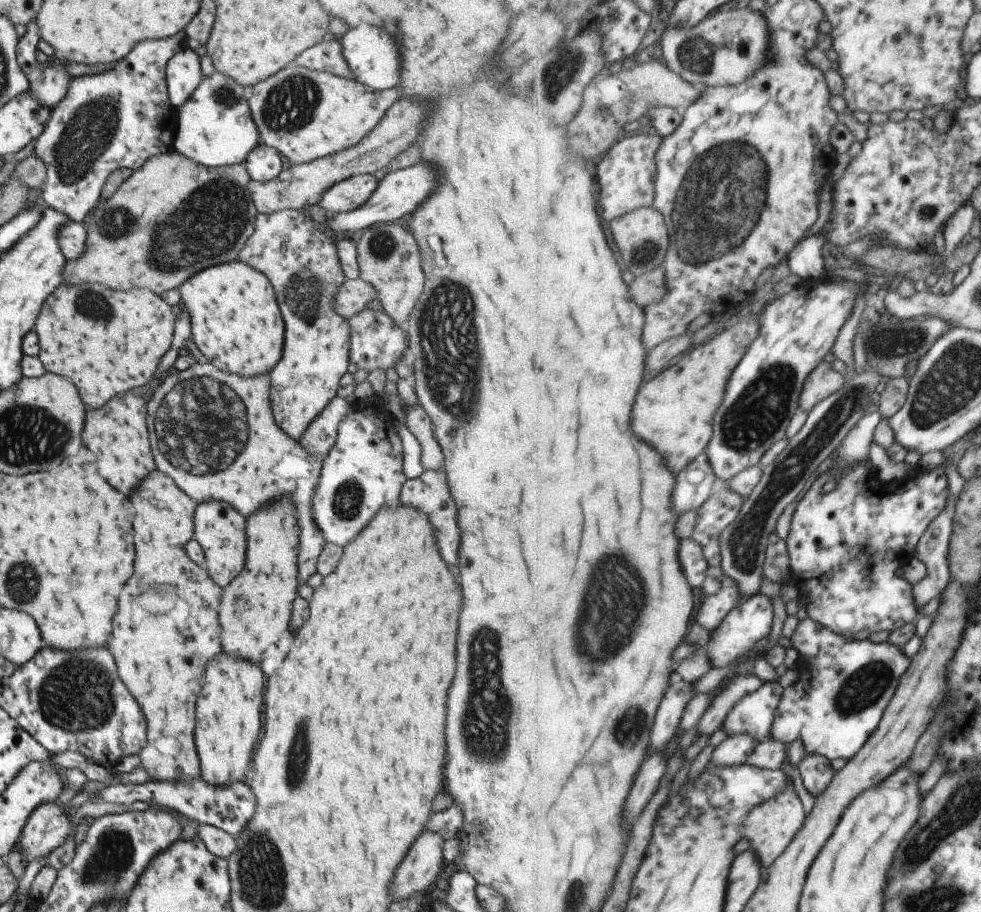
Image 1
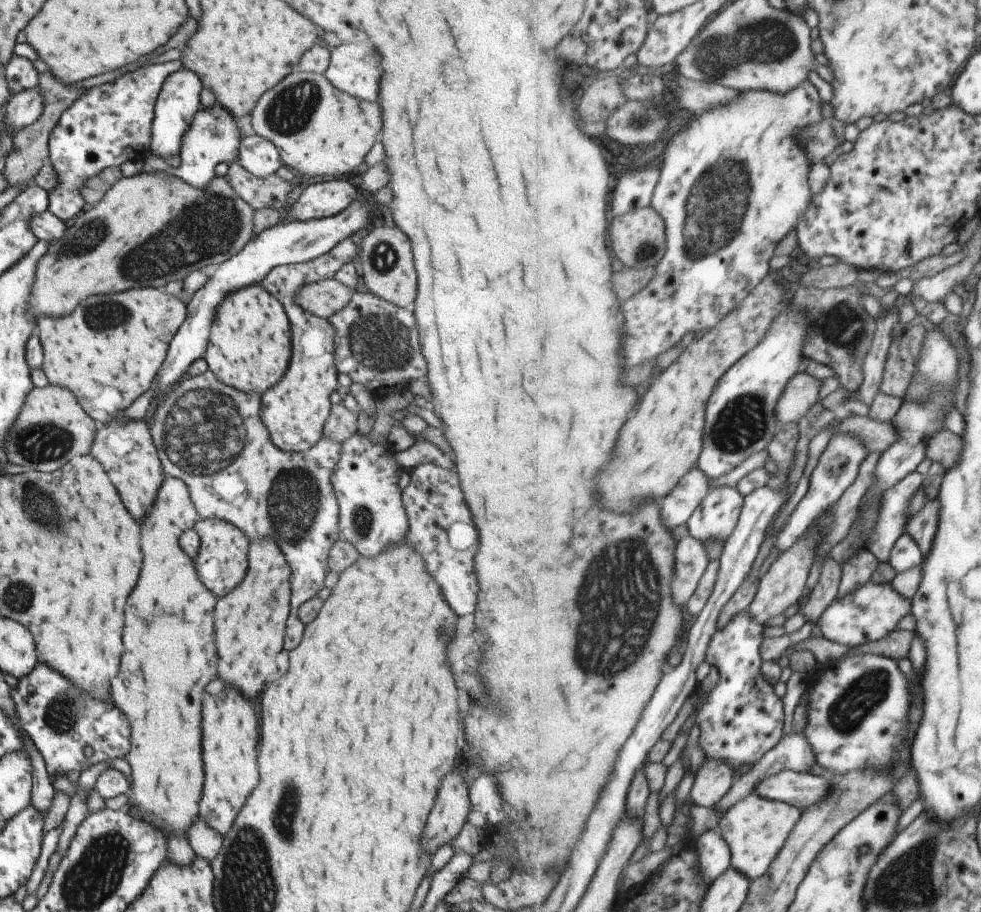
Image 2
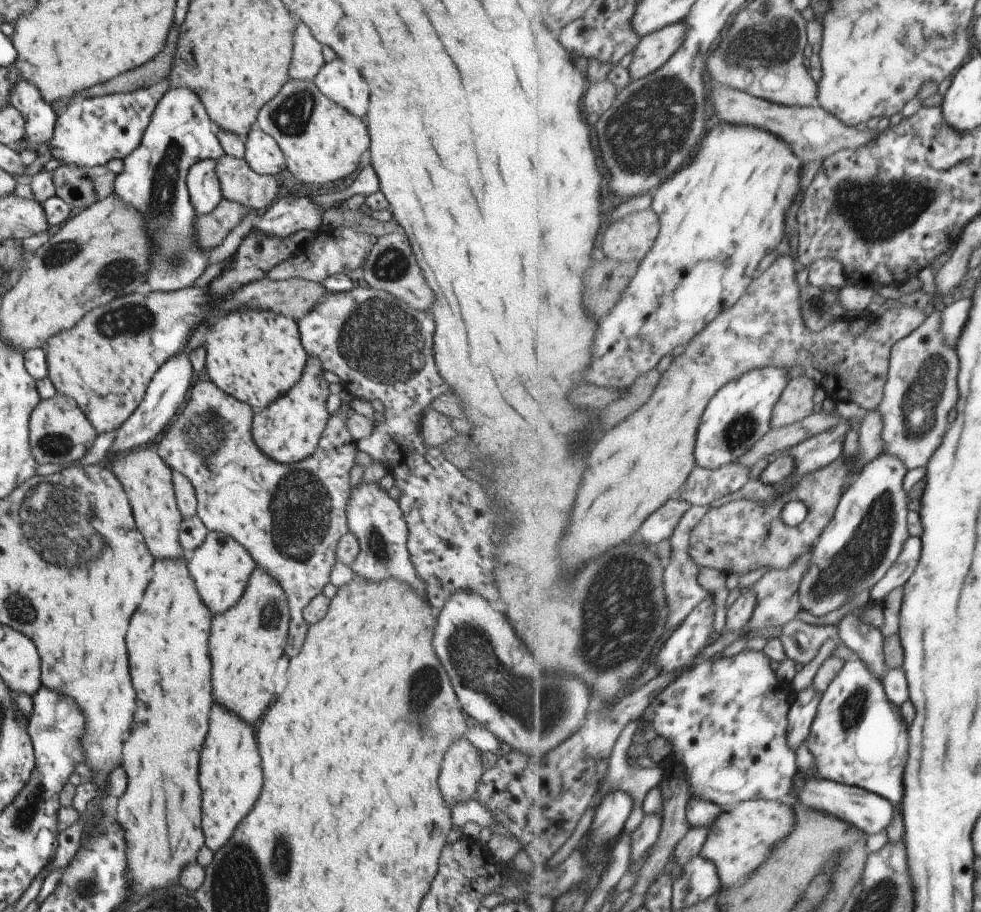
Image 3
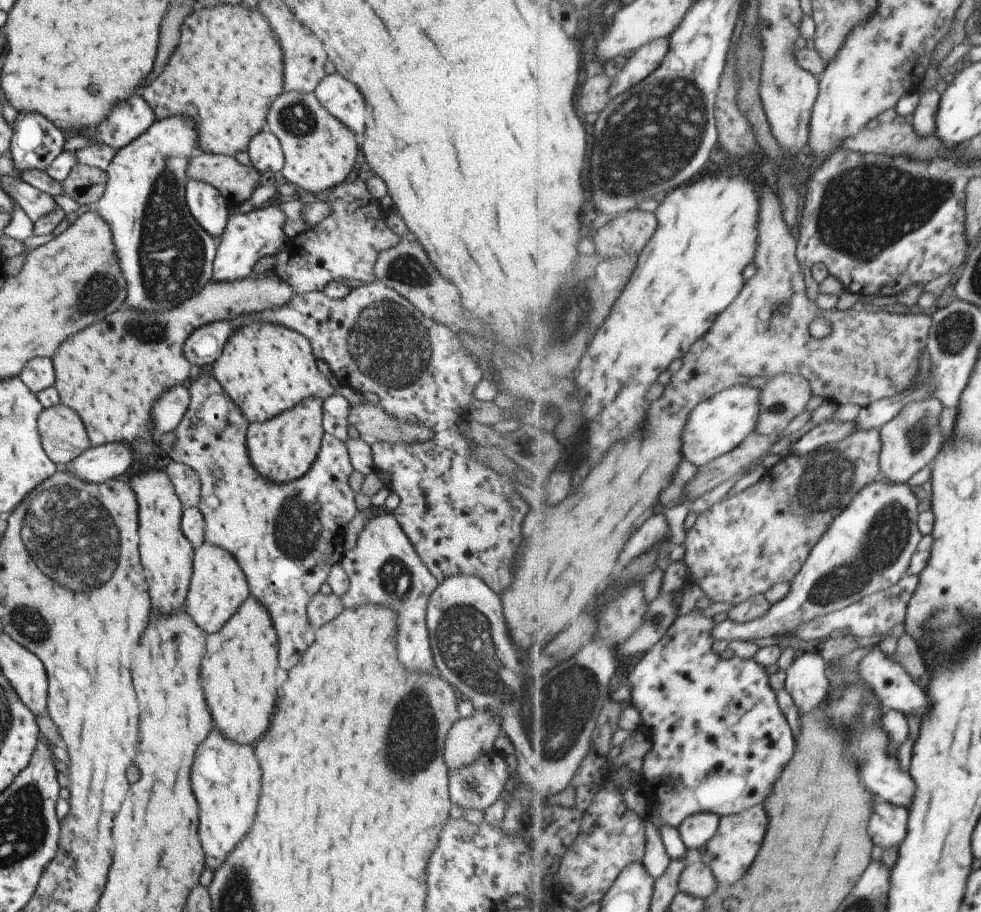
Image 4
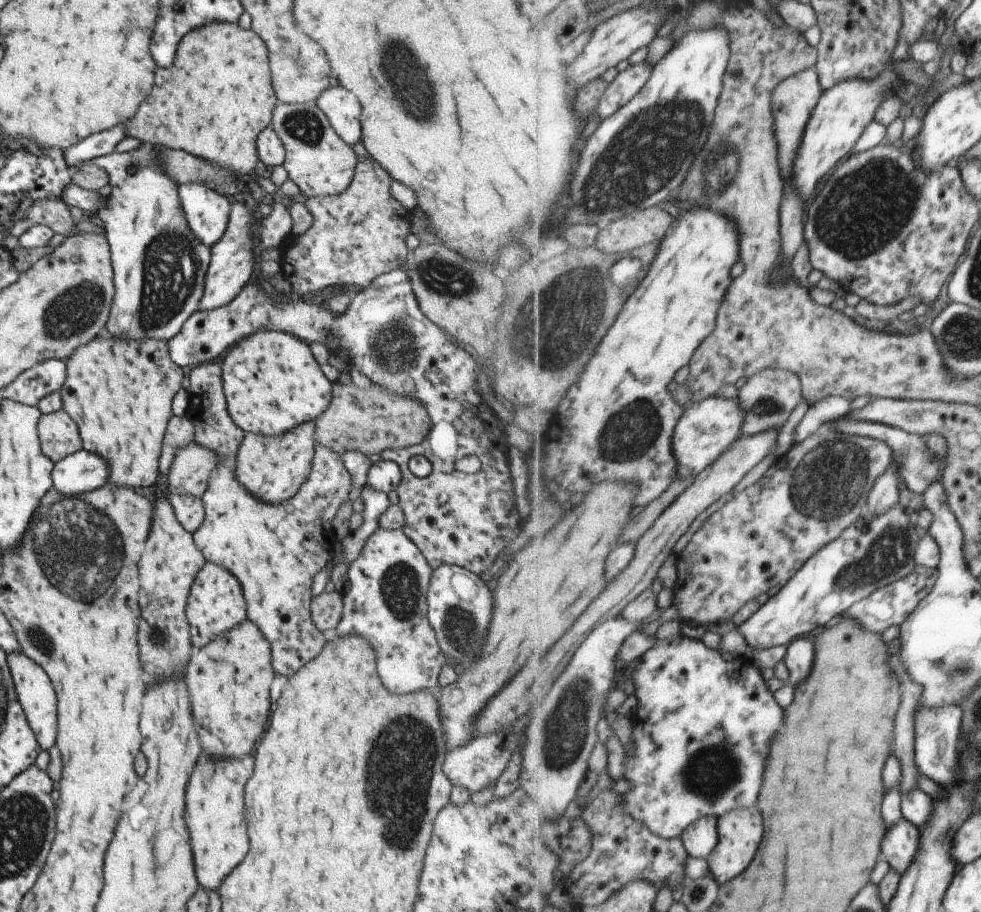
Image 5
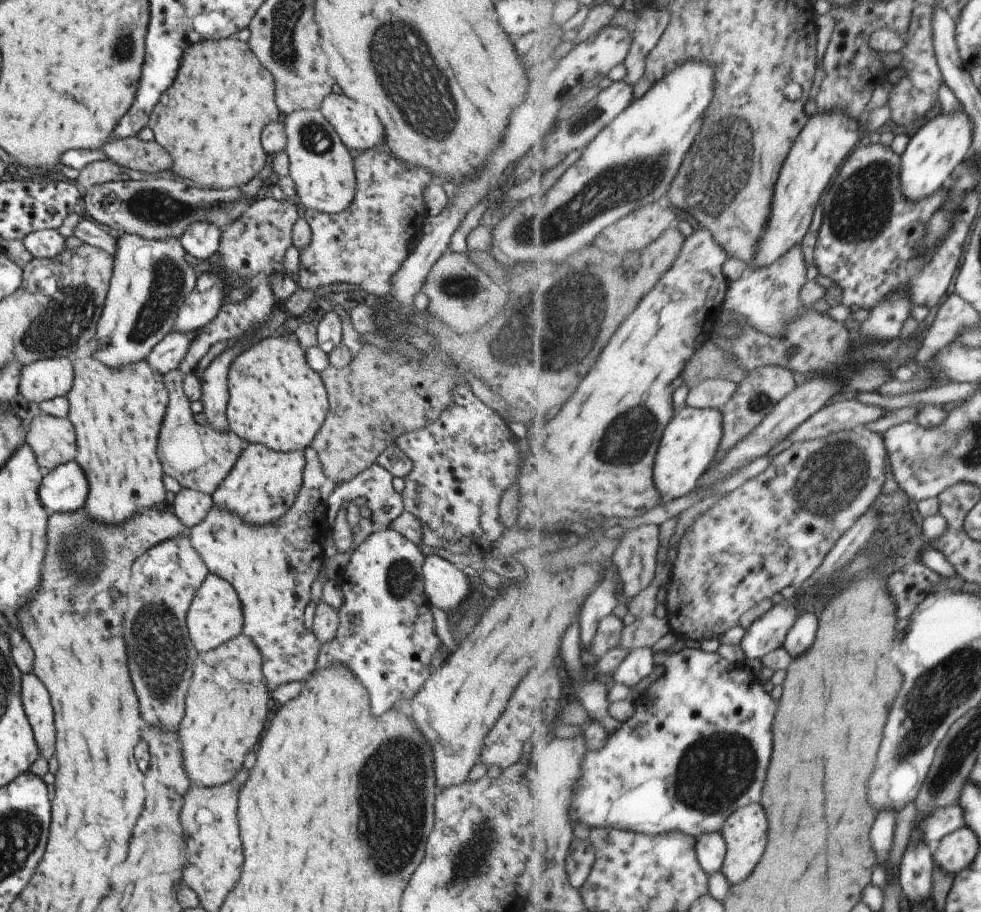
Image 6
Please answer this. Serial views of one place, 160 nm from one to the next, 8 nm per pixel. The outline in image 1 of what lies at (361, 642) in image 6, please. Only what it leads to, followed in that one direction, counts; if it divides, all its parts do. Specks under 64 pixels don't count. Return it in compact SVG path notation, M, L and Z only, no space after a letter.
M368 399L349 405L345 416L340 420L335 442L328 450L327 456L323 456L318 481L310 500L313 522L325 543L344 547L381 508L396 507L400 504L400 488L406 479L401 471L401 441L392 420L382 403L377 404L377 400L370 403Z

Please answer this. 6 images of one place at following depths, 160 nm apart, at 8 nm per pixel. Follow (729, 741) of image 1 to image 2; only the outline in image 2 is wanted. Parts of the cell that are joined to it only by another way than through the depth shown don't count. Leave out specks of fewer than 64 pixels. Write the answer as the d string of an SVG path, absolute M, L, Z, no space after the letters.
M706 758L698 770L689 796L693 803L718 806L734 785L733 765L725 759Z

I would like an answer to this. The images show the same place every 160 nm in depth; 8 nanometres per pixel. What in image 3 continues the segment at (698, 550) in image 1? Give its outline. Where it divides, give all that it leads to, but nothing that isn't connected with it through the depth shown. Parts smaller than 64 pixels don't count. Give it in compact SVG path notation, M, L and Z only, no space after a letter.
M693 505L689 512L685 513L685 516L680 520L678 527L670 538L670 558L666 562L664 570L664 579L666 584L666 595L668 596L669 603L669 616L668 616L668 628L675 628L693 612L693 609L703 602L710 594L699 584L699 572L701 567L696 563L696 560L690 553L690 542L692 532L695 527L702 522L706 512L710 510L711 506L702 507L699 505Z

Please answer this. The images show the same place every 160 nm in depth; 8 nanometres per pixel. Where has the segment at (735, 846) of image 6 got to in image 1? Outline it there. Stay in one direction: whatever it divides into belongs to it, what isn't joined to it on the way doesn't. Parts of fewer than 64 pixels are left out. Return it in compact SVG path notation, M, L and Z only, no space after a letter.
M792 784L783 789L777 796L764 800L748 814L748 818L744 822L743 840L749 839L751 841L750 849L757 853L762 868L771 866L785 852L785 849L792 844L797 833L803 828L807 817L803 802L797 796Z

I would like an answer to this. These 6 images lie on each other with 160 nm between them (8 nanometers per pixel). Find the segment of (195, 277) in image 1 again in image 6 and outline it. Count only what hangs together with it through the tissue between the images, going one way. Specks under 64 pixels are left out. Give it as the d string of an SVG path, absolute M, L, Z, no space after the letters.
M270 336L245 347L229 365L227 375L228 399L226 421L235 436L246 443L261 443L276 451L303 450L311 442L326 418L328 398L320 373L313 371L305 361L305 351L295 336Z

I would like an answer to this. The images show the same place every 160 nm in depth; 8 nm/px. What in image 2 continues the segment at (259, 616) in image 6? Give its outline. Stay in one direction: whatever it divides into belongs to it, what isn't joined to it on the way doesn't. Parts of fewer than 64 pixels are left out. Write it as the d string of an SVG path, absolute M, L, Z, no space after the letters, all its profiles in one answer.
M209 369L198 375L190 377L186 375L172 386L169 394L155 406L148 431L155 445L164 476L175 477L185 484L199 519L223 519L224 521L233 523L233 526L241 530L250 541L267 537L276 542L278 549L283 553L284 559L287 561L290 568L290 609L288 614L289 618L287 618L287 626L285 626L285 642L283 642L283 648L289 652L293 646L299 644L301 632L303 632L304 624L301 624L301 621L297 618L297 607L306 600L315 597L317 590L324 586L324 578L326 572L329 571L326 565L327 555L331 545L338 539L338 506L333 496L330 478L333 467L336 467L337 459L339 458L340 443L321 437L313 446L307 448L307 450L294 453L282 451L271 442L267 429L261 422L260 394L254 393L253 391L247 392L237 390L233 387L224 385L218 378L215 378L215 375Z

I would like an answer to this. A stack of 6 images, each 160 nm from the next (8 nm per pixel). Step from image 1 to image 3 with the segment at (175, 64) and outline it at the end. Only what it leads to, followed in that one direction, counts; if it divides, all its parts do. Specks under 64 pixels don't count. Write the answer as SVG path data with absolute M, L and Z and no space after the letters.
M169 87L157 101L148 125L143 131L139 146L123 161L121 173L115 175L113 194L126 205L136 208L143 216L148 230L148 240L154 244L149 259L146 282L143 289L149 291L176 291L193 286L197 277L205 270L207 253L200 250L194 238L194 216L185 184L186 170L198 160L212 158L216 161L224 154L218 138L214 135L213 124L206 115L200 98L189 87Z

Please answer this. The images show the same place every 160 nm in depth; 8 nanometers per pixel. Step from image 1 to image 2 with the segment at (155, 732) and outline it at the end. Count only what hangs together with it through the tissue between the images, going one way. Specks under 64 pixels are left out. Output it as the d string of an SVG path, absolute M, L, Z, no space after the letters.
M163 477L161 484L158 486L157 492L154 496L154 501L150 506L151 510L145 514L145 518L141 518L139 522L139 532L137 532L137 540L139 540L139 548L141 548L141 556L143 556L143 564L141 564L141 572L139 572L139 578L137 578L137 584L135 588L129 592L127 596L127 604L125 604L125 610L123 610L123 654L121 654L121 664L119 664L119 670L117 674L111 678L111 696L115 700L115 706L125 712L125 716L129 718L131 722L131 748L127 752L127 756L124 756L124 760L130 766L131 771L131 786L127 793L129 798L129 792L131 792L131 802L139 816L147 818L153 826L157 826L159 830L175 830L175 832L185 832L185 828L191 824L191 820L197 816L197 802L199 802L199 794L201 794L201 784L203 784L203 768L201 768L201 754L199 754L199 740L201 740L201 714L199 714L199 702L201 702L201 692L205 688L205 684L213 678L215 674L215 662L213 662L213 656L215 656L215 648L213 648L213 606L216 603L216 596L211 594L210 590L207 590L199 579L194 567L194 561L192 561L179 547L178 538L179 535L187 529L193 528L196 521L199 519L191 502L188 490L185 484L181 480L175 477Z

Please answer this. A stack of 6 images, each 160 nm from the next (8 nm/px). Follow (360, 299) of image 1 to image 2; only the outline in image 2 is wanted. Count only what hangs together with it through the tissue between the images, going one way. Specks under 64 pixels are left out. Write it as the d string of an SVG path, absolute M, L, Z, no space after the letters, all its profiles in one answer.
M330 277L311 285L302 286L293 304L298 310L327 320L348 304L354 292L354 288L345 286L337 279Z

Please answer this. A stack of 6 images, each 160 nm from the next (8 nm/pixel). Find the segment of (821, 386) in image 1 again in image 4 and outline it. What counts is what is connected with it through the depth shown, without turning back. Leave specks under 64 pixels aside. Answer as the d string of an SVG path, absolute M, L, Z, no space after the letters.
M775 375L760 389L762 413L756 432L764 435L782 433L805 412L814 395L810 380L801 375Z

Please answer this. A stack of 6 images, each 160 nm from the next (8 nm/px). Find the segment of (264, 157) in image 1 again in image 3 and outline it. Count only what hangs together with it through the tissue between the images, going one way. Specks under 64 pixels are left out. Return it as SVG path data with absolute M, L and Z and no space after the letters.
M256 123L248 130L244 141L244 161L258 175L275 176L284 173L283 153L277 143Z

